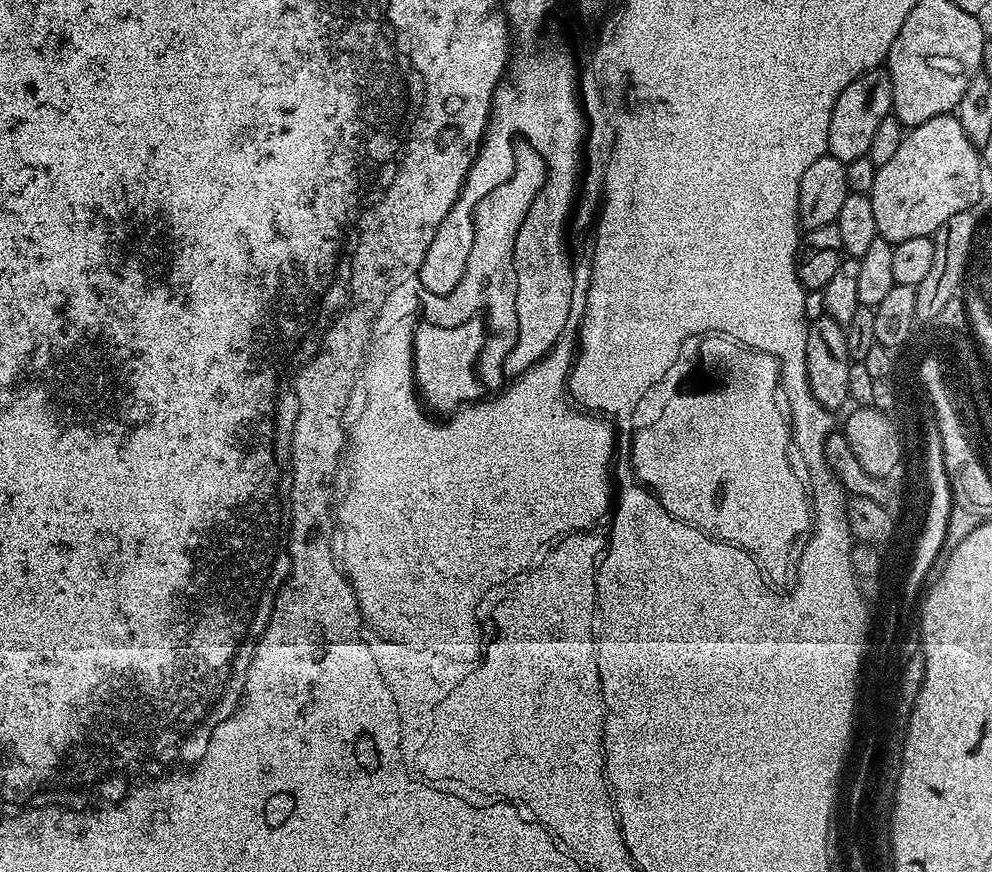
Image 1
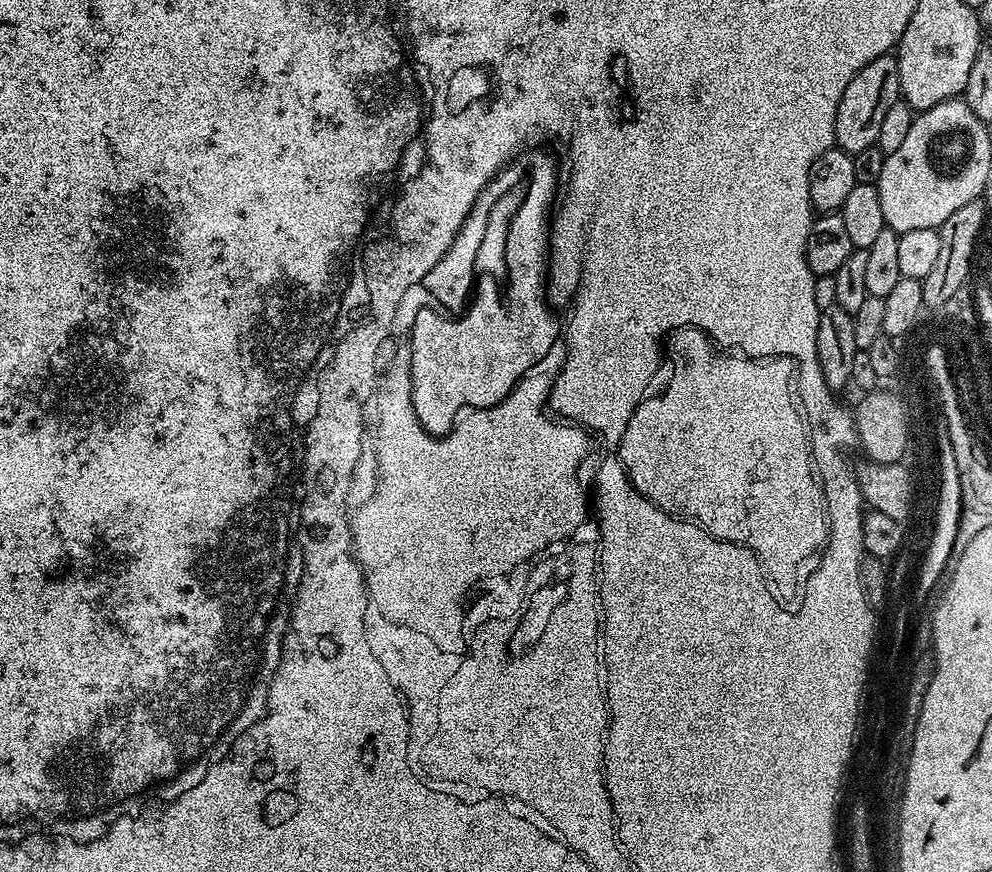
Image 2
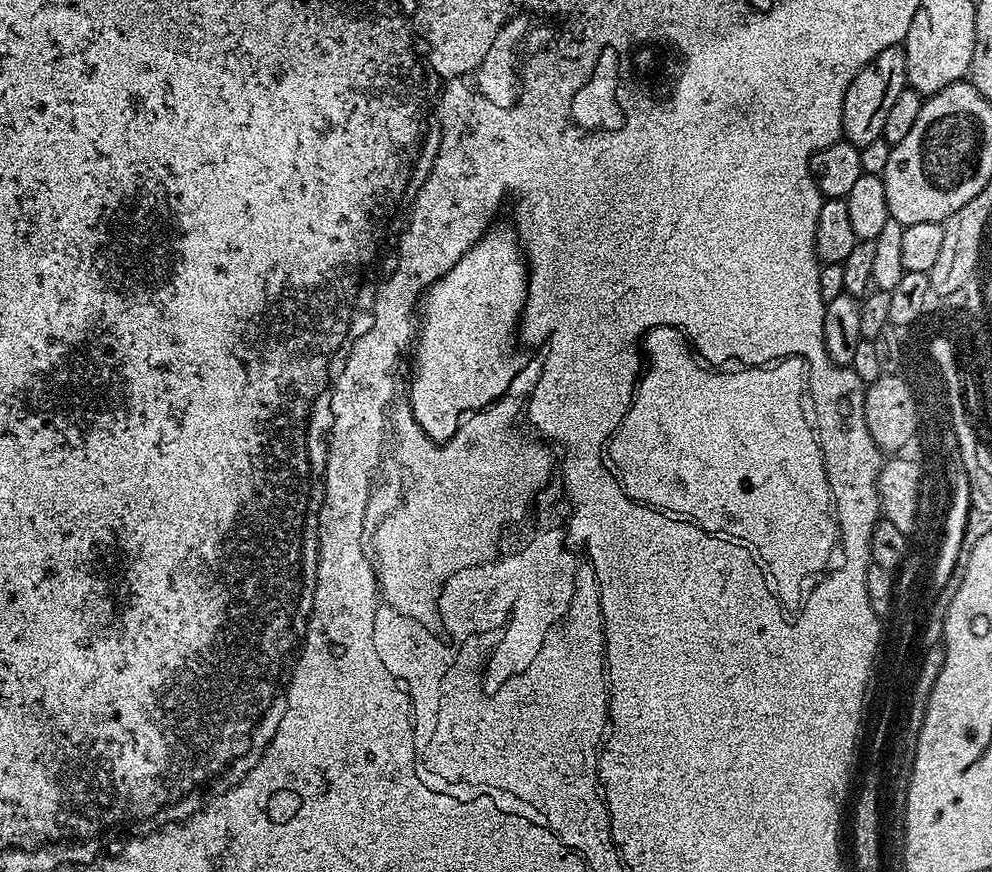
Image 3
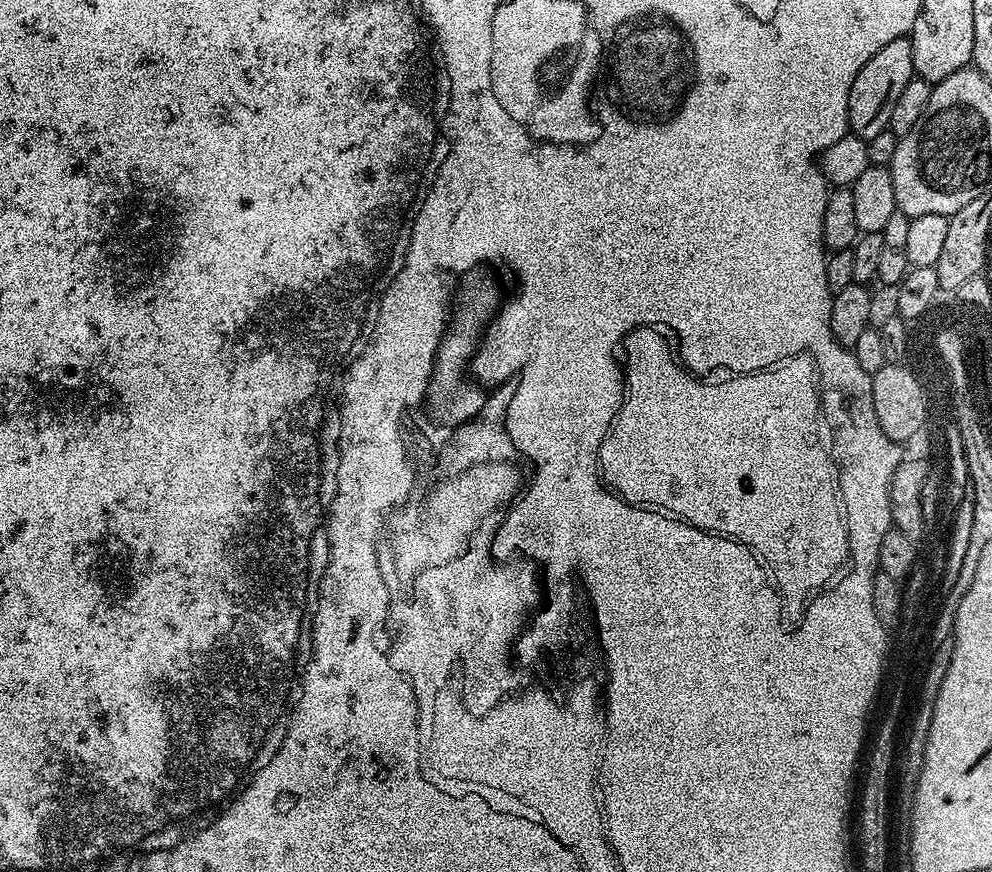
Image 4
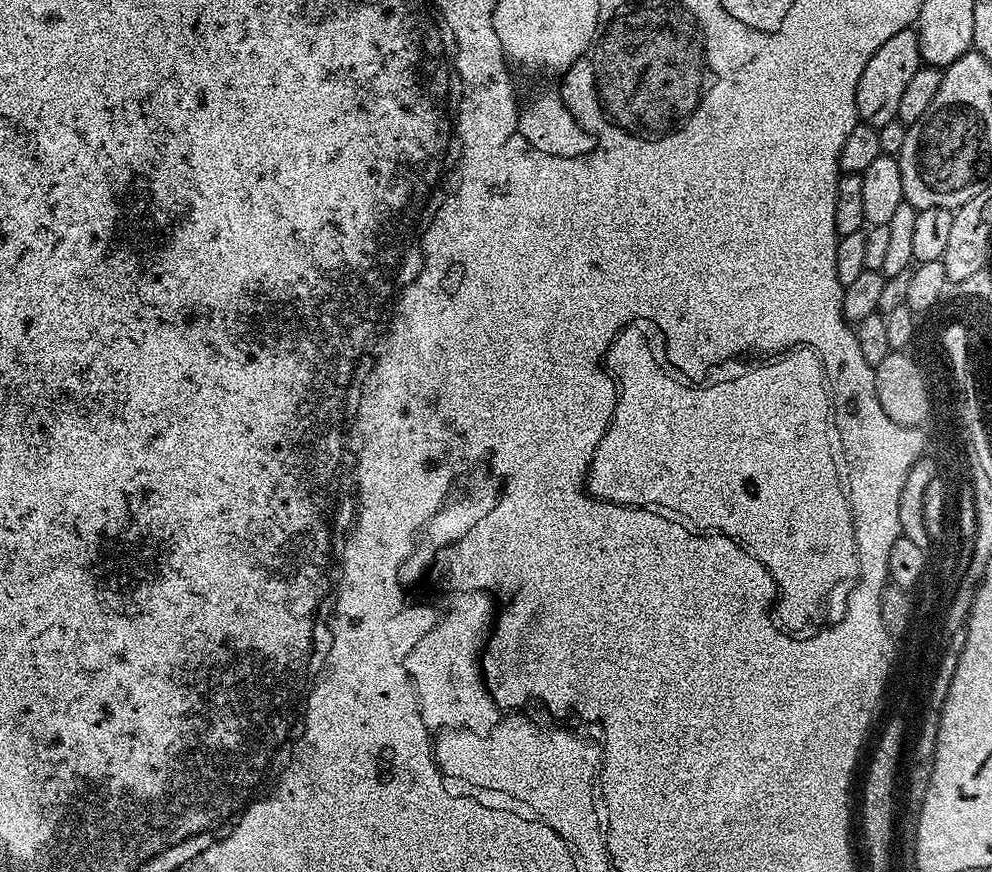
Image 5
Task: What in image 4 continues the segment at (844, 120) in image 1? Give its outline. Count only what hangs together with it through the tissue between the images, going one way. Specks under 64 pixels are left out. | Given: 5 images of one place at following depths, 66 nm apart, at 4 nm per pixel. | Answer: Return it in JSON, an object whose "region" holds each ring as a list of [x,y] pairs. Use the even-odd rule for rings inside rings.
{"region":[[[908,36],[894,38],[894,42],[886,42],[862,70],[854,78],[854,86],[850,86],[848,99],[848,127],[851,135],[861,136],[863,140],[870,141],[888,128],[890,114],[894,114],[894,106],[906,90],[906,82],[914,79],[914,50]]]}

